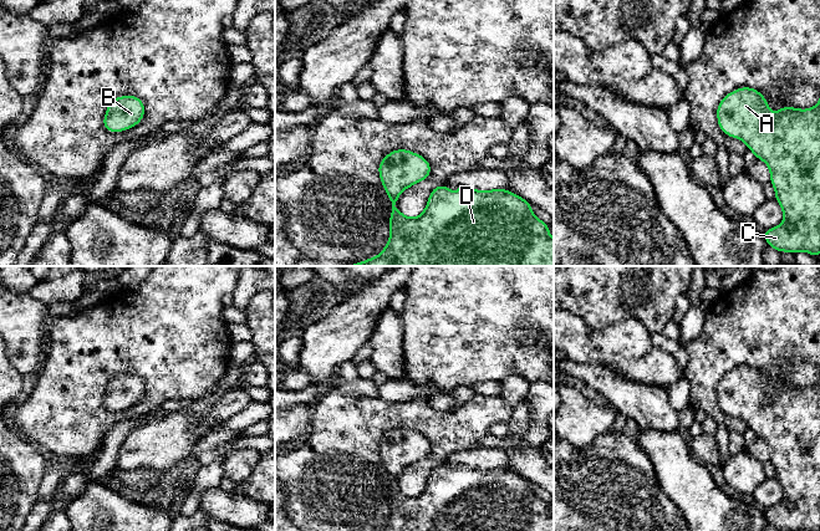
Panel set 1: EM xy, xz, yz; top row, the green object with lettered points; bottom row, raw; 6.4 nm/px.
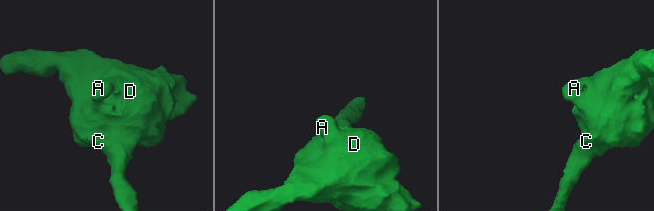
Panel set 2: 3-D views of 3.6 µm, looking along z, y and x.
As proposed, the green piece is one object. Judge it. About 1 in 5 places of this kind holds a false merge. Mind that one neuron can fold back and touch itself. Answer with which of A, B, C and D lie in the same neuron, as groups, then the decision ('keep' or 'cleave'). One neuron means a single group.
A B C D; keep

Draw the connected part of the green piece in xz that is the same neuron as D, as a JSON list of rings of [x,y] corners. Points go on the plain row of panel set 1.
[[[396,428],[382,438],[378,451],[392,483],[391,515],[382,531],[554,531],[554,517],[550,515],[549,504],[535,495],[525,478],[508,468],[482,470],[460,464],[457,465],[457,480],[453,483],[452,468],[439,464],[431,470],[429,481],[426,483],[423,491],[418,496],[407,496],[394,484],[404,468],[429,455],[429,440],[411,429]]]

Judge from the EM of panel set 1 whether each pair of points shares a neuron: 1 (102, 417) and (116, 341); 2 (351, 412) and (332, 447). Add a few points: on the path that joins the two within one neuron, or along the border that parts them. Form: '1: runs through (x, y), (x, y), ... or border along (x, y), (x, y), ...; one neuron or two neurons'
1: runs through (95, 398), (95, 362), (97, 360); one neuron
2: runs through (351, 420), (351, 425), (341, 438); one neuron

